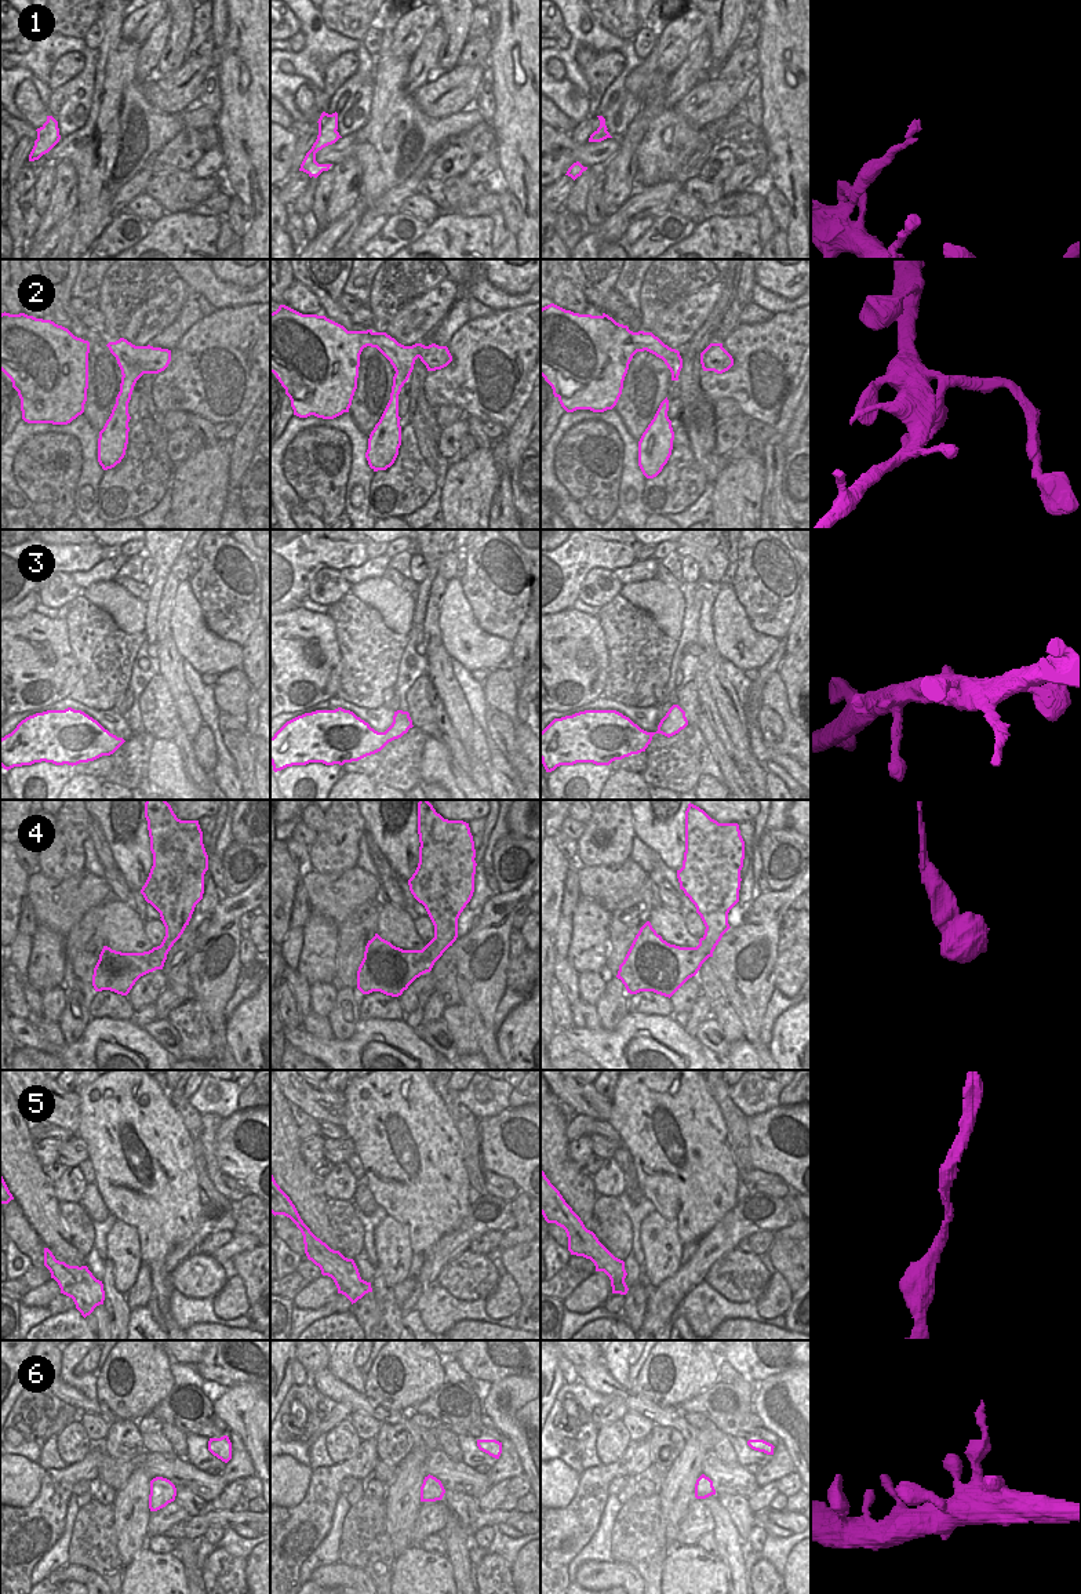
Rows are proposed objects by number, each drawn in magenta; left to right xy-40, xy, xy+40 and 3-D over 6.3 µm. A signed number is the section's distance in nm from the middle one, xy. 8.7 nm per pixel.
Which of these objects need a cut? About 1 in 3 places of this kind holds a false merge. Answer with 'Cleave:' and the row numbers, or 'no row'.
Cleave: 1, 2

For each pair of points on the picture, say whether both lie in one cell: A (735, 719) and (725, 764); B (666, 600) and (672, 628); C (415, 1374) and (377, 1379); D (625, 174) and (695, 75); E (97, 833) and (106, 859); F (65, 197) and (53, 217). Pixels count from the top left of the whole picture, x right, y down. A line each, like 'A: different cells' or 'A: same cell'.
A: different cells
B: same cell
C: same cell
D: same cell
E: same cell
F: same cell

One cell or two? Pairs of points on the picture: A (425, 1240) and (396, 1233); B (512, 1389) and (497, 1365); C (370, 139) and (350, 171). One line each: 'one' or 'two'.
A: two
B: two
C: two

